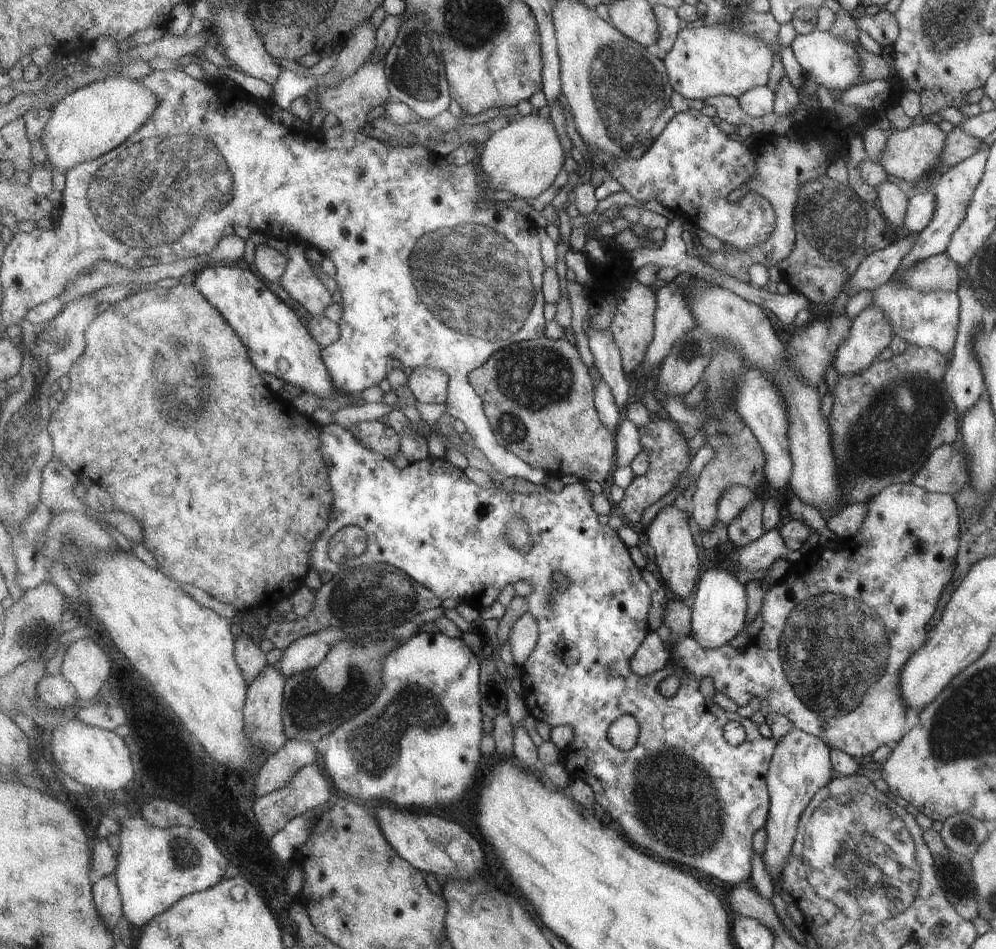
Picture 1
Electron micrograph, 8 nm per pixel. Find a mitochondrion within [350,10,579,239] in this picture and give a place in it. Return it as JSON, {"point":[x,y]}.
{"point":[417,71]}

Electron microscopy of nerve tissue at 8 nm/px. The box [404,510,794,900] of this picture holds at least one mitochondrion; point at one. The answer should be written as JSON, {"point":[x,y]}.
{"point":[699,841]}

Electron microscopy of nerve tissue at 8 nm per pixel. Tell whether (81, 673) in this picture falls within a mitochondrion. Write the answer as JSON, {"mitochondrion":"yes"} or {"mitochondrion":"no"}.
{"mitochondrion":"no"}

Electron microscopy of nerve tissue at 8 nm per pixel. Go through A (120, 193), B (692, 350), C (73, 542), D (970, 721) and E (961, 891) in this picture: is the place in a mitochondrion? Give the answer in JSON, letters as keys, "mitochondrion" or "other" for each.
{"A":"mitochondrion","B":"mitochondrion","C":"mitochondrion","D":"mitochondrion","E":"mitochondrion"}

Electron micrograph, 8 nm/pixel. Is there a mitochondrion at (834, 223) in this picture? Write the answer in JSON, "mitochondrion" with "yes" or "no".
{"mitochondrion":"yes"}

